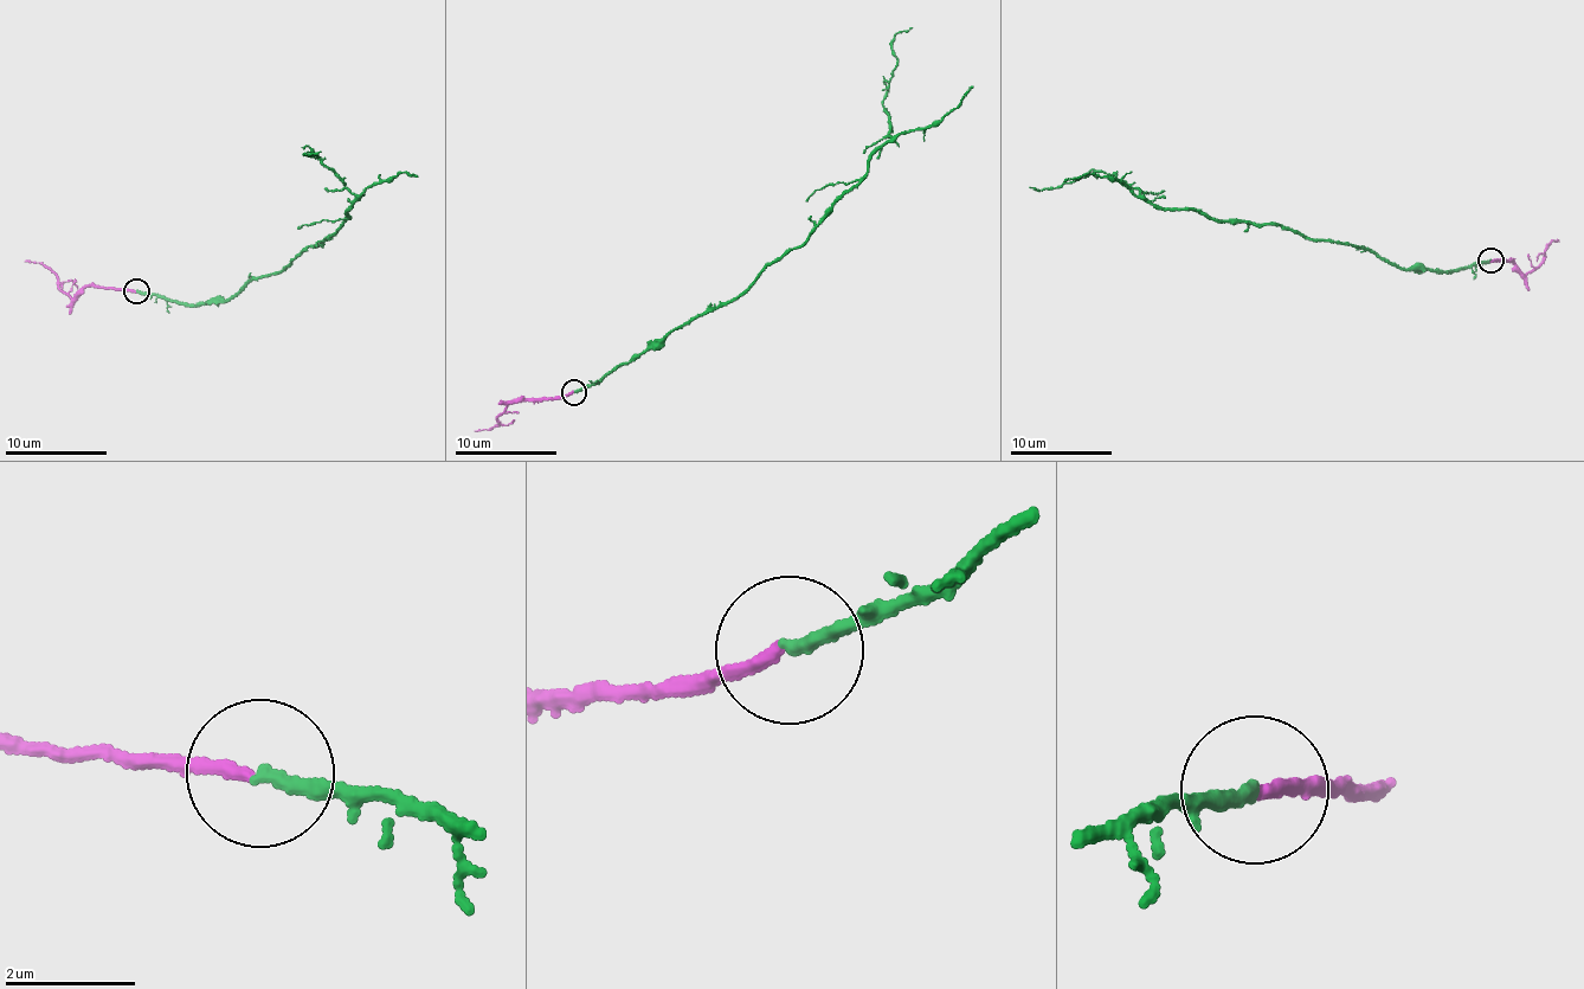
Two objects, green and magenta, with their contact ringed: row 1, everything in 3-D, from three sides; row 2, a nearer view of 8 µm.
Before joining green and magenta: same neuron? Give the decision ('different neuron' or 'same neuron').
same neuron

